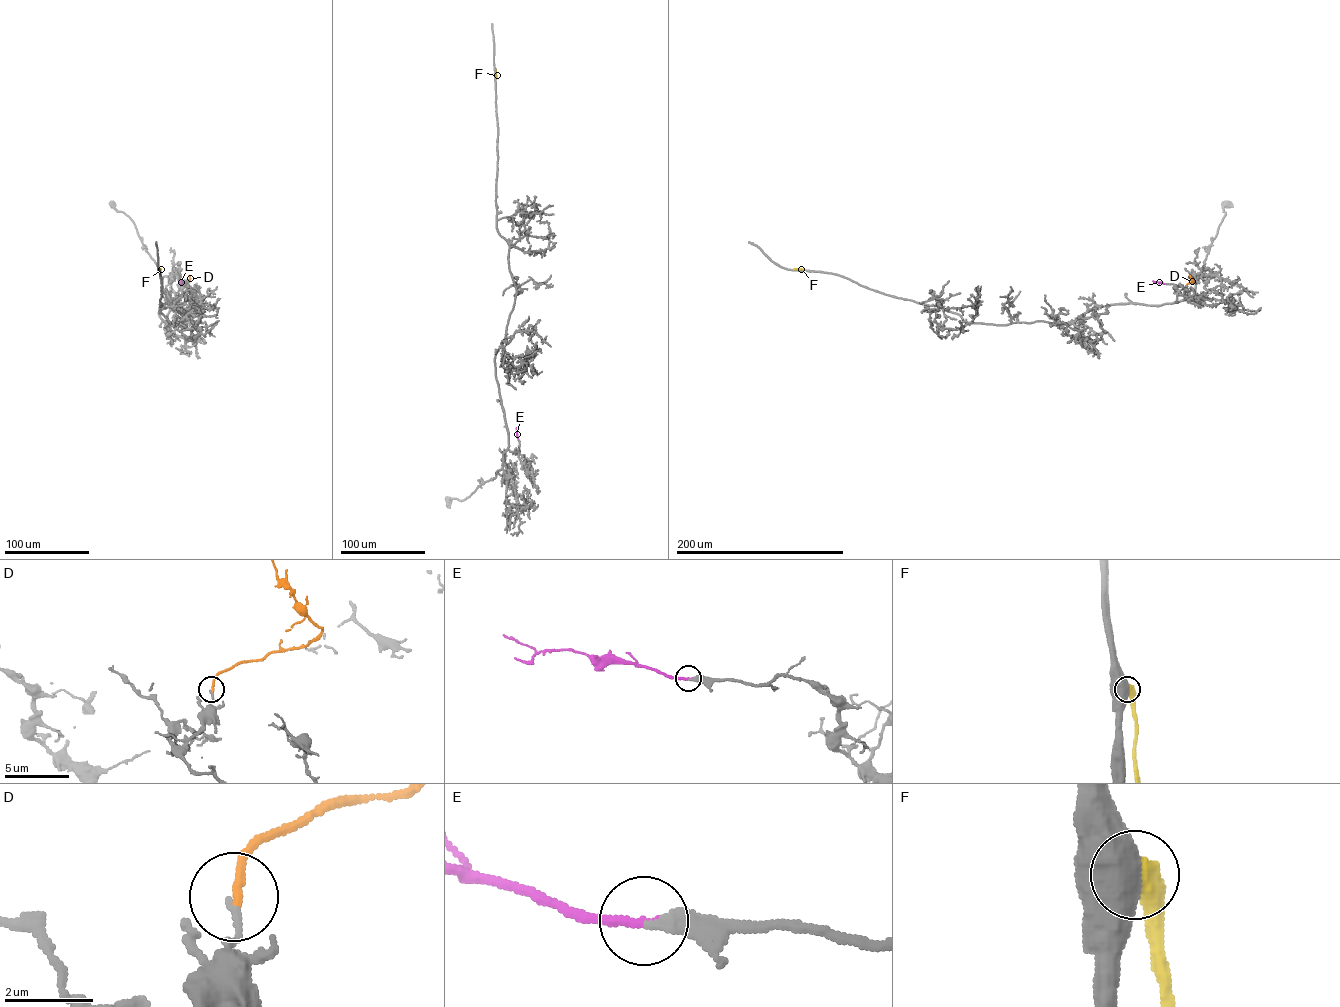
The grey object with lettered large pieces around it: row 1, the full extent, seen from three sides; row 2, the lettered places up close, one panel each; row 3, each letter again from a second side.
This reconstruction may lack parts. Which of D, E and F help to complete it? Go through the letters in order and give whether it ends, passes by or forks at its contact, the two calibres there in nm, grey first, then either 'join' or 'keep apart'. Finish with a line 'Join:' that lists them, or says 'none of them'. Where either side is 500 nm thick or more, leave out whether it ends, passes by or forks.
D: it ends; calibres 120 and 170 nm; keep apart
E: it ends; calibres 240 and 190 nm; join
F: calibres 750 and 600 nm; keep apart
Join: E

